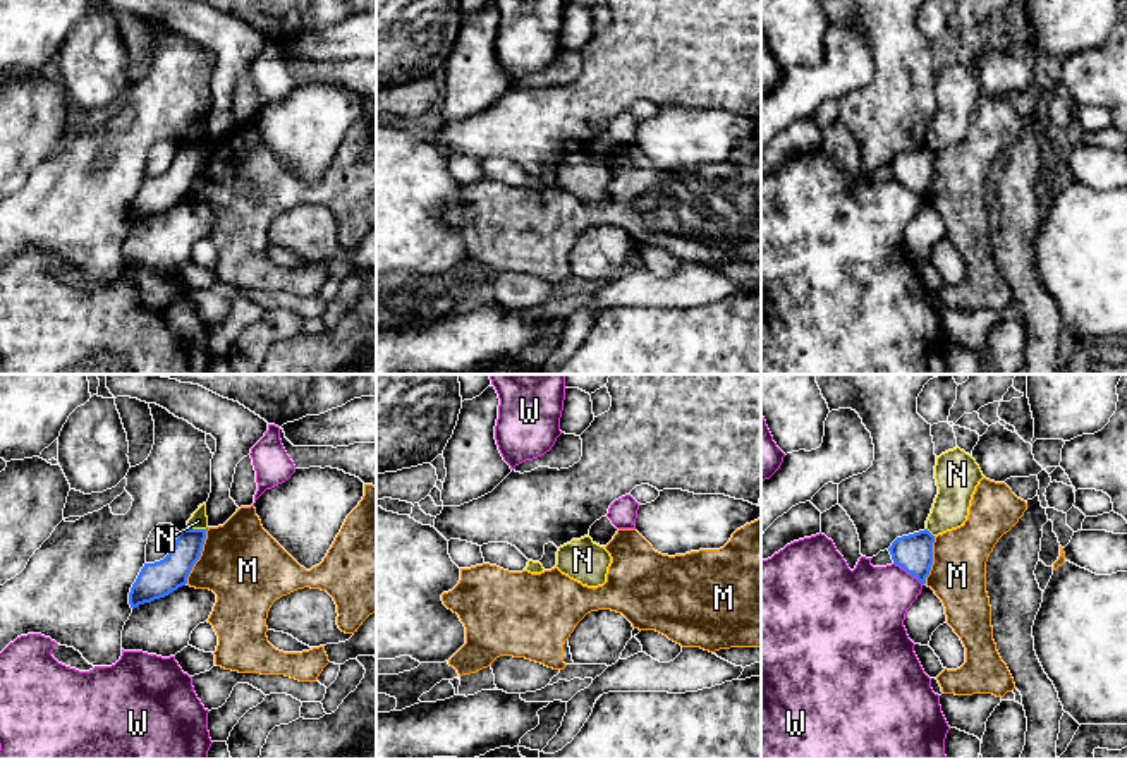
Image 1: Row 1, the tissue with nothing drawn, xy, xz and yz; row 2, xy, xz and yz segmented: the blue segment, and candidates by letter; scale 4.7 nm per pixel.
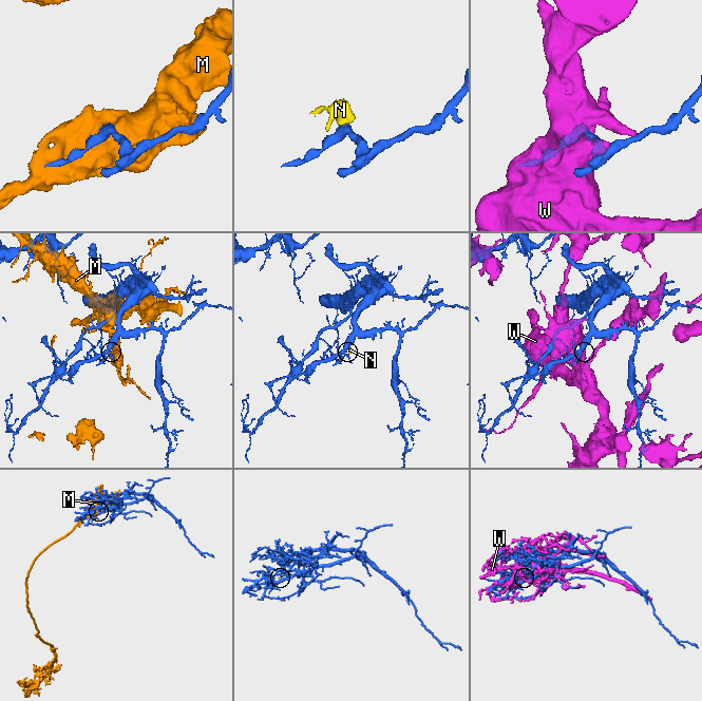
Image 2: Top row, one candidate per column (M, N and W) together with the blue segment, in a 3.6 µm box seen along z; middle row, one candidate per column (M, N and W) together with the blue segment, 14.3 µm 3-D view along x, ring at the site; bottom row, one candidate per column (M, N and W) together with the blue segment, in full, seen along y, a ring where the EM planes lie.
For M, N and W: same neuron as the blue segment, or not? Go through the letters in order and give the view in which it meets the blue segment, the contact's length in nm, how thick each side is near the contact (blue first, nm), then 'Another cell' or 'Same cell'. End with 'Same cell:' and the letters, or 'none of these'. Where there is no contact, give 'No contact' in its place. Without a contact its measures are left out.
M: Touches blue in xy. Shared border 280 nm. Thickness 170 nm (blue) against 380 nm. Another cell
N: Touches blue in xy. Shared border 110 nm. Thickness 160 nm (blue) against 80 nm. Another cell
W: Touches blue in yz. Shared border 180 nm. Thickness 180 nm (blue) against 360 nm. Another cell
Same cell: none of these

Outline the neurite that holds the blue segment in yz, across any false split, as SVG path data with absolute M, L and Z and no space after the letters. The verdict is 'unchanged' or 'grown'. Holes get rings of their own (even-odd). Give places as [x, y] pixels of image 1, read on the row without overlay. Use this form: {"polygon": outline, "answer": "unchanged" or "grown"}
{"polygon": "M924 144L897 153L888 163L895 180L916 192L923 201L933 180L935 151Z", "answer": "unchanged"}

